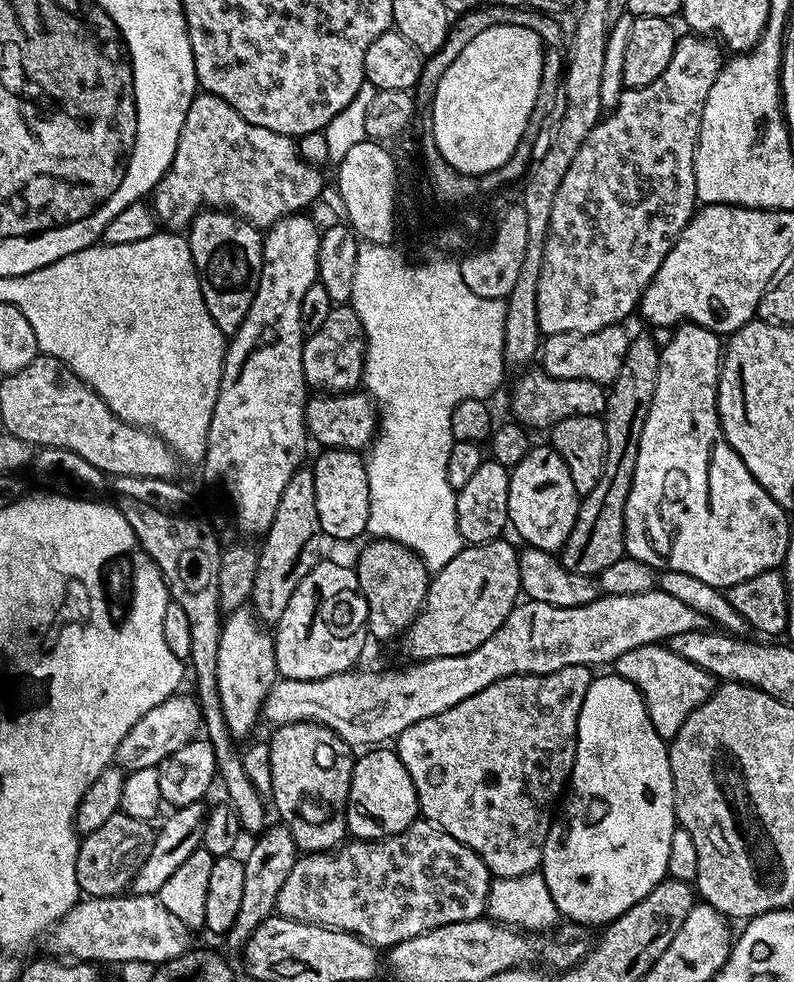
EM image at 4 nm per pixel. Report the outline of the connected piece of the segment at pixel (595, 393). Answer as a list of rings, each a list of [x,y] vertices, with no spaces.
[[[532,366],[521,372],[524,373],[521,374],[520,381],[512,388],[513,413],[511,412],[511,415],[529,429],[551,430],[555,424],[562,422],[562,418],[603,417],[604,409],[608,406],[608,394],[605,385],[582,378],[559,380],[546,374],[543,367],[540,366]]]

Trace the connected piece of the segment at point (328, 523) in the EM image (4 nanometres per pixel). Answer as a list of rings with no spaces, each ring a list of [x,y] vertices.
[[[324,448],[316,464],[311,465],[314,474],[314,498],[318,502],[318,522],[325,537],[333,536],[336,540],[352,540],[355,536],[364,536],[368,527],[368,465],[359,451],[351,448]]]

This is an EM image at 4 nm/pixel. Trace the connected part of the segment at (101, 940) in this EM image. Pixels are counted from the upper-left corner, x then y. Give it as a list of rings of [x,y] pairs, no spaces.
[[[159,895],[89,896],[81,899],[47,933],[53,957],[68,962],[97,962],[121,966],[126,962],[148,962],[155,966],[189,951],[190,930],[166,906]]]

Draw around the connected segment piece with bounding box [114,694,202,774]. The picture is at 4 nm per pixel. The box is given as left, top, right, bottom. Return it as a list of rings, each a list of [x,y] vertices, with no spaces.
[[[180,695],[167,696],[161,704],[146,710],[146,714],[142,714],[142,718],[138,718],[138,722],[134,722],[134,726],[130,726],[126,738],[122,738],[122,742],[118,742],[114,761],[115,766],[121,772],[127,774],[134,770],[159,768],[163,760],[170,758],[170,754],[174,754],[174,750],[182,750],[182,746],[197,739],[202,728],[200,707],[191,695]]]

